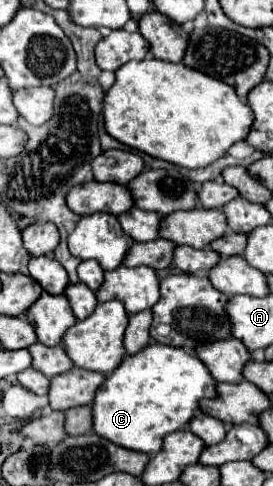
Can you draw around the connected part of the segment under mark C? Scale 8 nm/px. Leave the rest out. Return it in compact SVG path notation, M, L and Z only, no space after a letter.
M151 343L141 353L127 355L117 367L117 371L111 373L97 389L93 401L93 431L125 449L155 455L161 451L165 435L185 429L189 425L195 411L199 411L201 399L211 399L217 395L217 381L211 379L211 371L207 371L207 367L197 355L189 355L179 347Z

